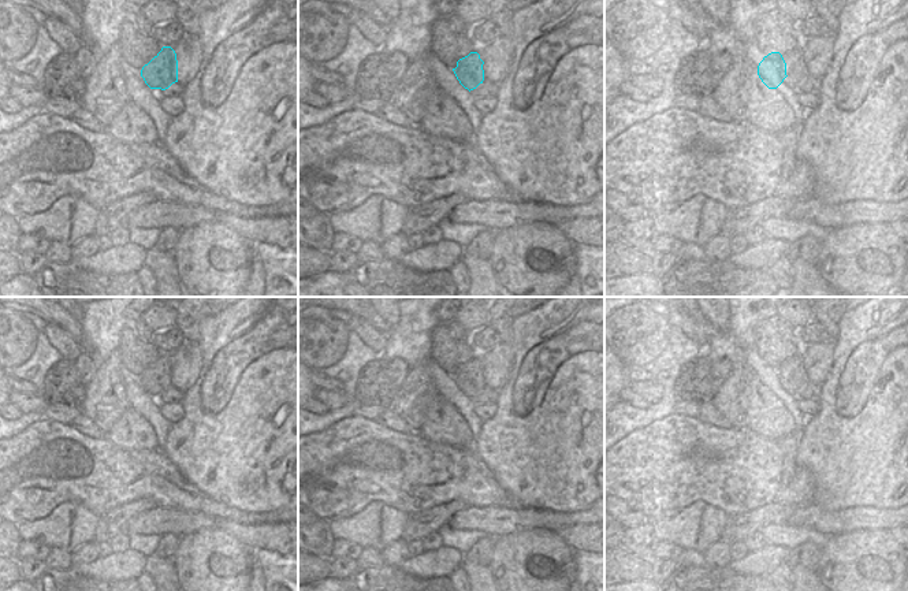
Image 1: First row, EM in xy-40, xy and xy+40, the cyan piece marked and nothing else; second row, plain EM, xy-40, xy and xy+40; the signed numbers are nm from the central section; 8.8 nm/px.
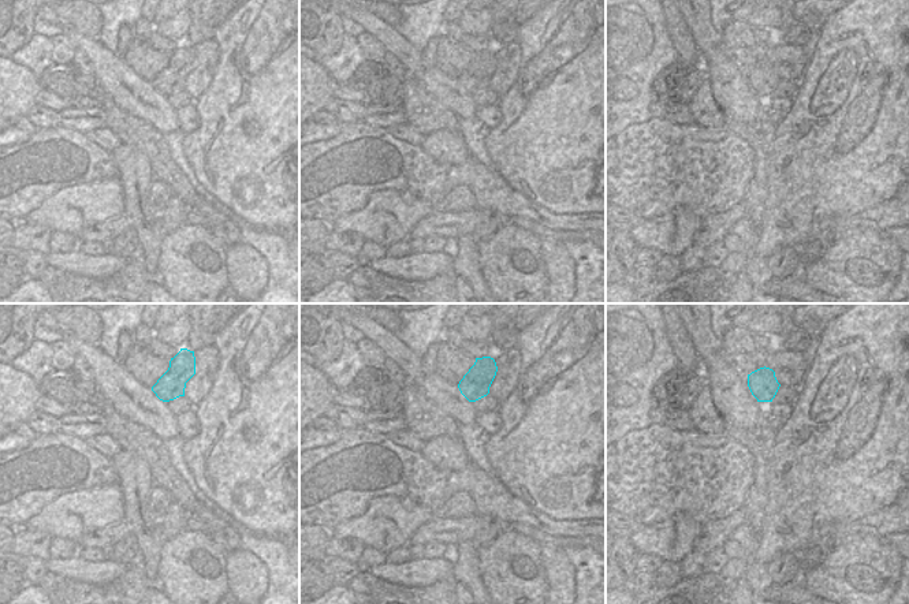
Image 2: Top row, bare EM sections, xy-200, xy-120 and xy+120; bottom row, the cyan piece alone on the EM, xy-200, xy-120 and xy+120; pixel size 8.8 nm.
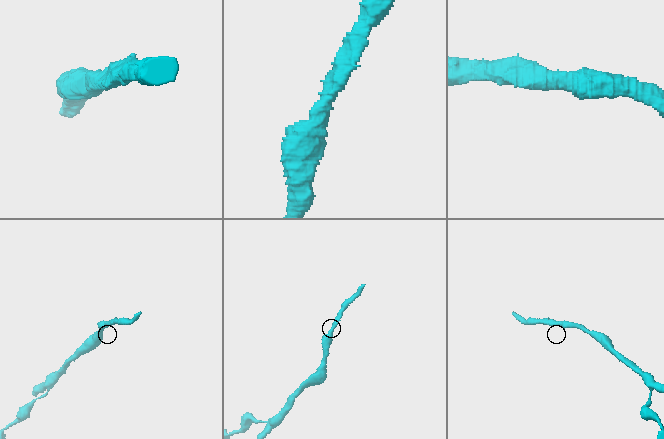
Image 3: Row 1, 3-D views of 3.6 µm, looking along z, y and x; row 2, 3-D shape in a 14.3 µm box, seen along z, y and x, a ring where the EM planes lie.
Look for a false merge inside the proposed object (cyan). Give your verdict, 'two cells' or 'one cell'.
one cell

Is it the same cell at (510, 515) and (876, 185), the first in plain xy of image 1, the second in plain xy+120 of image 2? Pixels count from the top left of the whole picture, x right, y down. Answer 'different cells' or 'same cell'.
different cells

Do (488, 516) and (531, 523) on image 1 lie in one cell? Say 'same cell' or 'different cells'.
same cell

